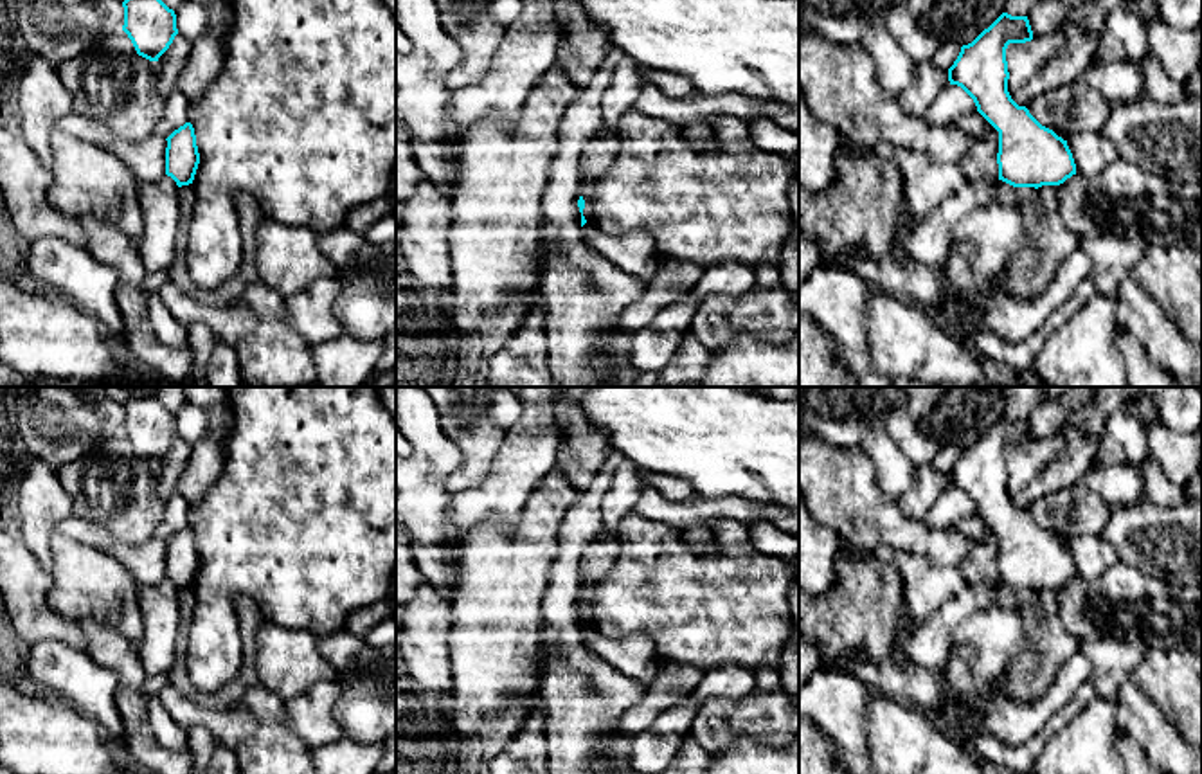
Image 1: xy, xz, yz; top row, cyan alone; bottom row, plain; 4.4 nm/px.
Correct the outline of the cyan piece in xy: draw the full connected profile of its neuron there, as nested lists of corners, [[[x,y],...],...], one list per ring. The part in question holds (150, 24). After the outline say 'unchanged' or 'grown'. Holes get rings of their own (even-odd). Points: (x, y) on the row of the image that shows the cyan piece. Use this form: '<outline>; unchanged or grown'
[[[124,0],[122,7],[122,31],[131,40],[137,54],[158,61],[178,34],[175,11],[162,0]]]; unchanged

